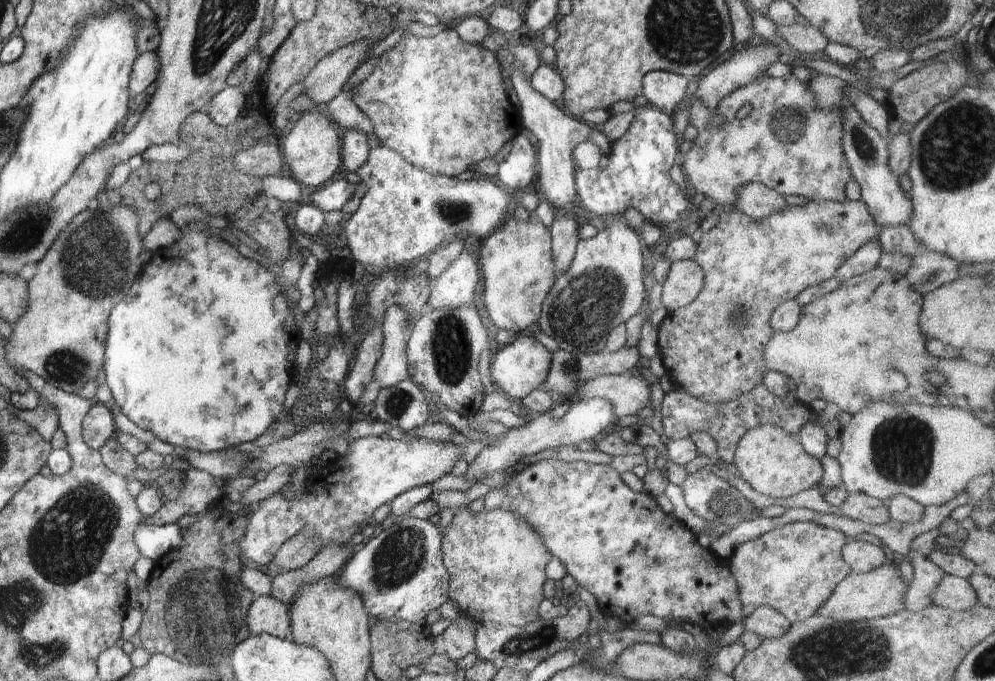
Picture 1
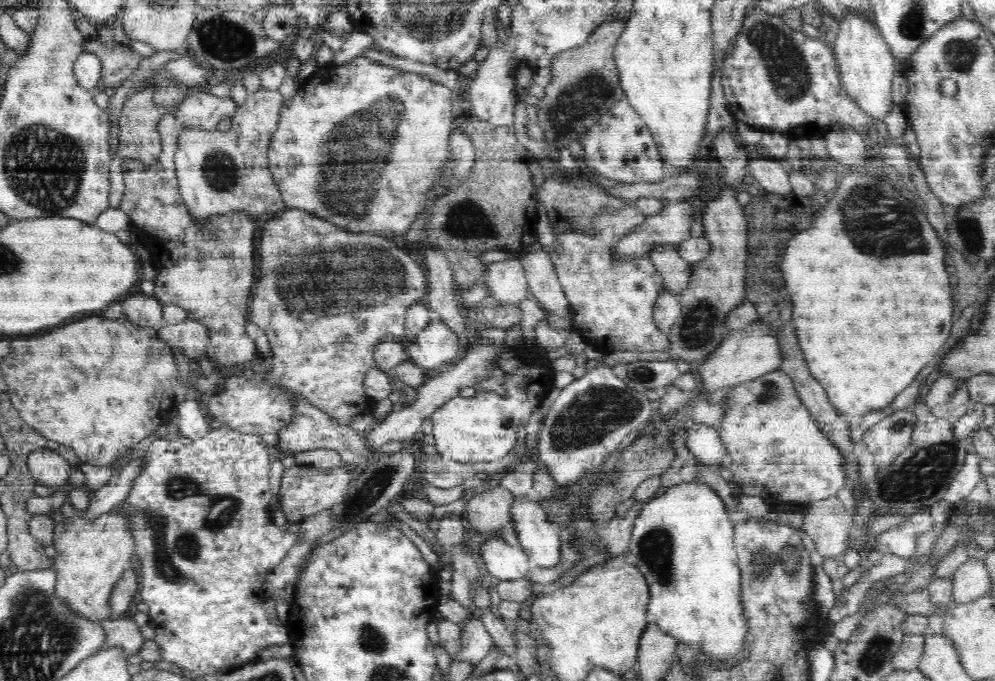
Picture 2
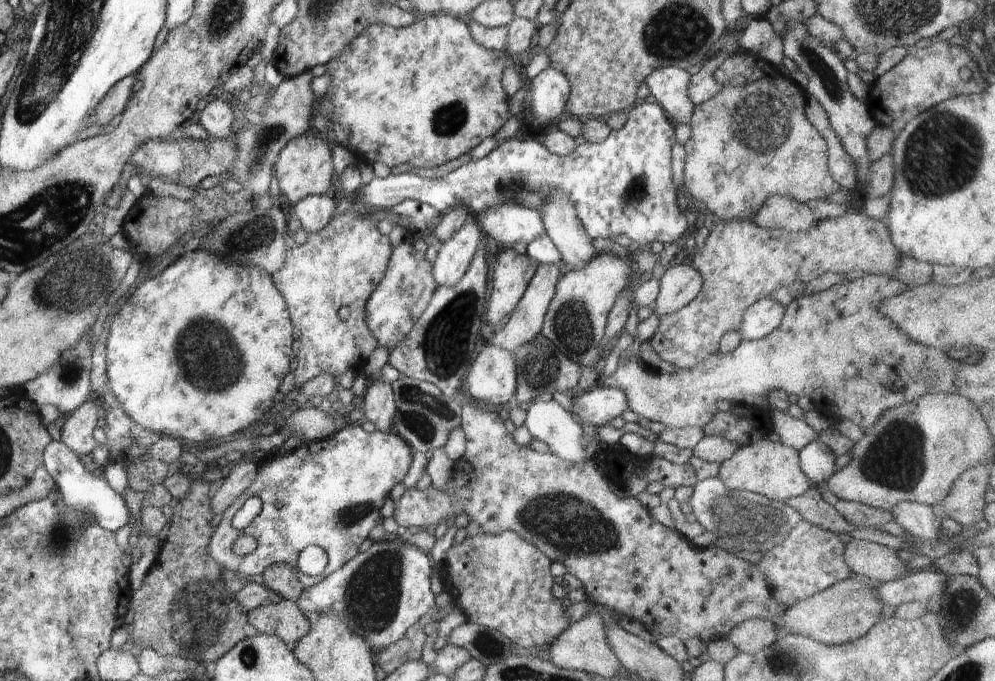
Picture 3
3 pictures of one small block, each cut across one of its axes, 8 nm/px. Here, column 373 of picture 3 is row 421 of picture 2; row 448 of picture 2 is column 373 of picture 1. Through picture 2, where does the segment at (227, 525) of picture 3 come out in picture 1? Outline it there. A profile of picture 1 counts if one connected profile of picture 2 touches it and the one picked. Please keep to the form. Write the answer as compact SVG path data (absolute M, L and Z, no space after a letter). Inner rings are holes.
M368 436L365 438L353 439L349 444L350 454L347 459L338 456L331 463L328 463L325 467L319 471L317 475L314 472L310 472L309 468L309 476L306 480L301 484L300 487L300 495L296 500L286 500L282 497L282 492L286 490L286 487L283 487L278 493L274 493L271 497L268 497L266 500L262 501L261 506L257 512L254 512L249 516L249 522L247 524L247 529L243 534L239 542L239 547L241 548L241 556L245 563L249 563L250 565L257 566L263 565L267 562L273 560L274 555L277 553L277 550L287 541L290 540L296 534L304 532L304 531L314 531L315 537L319 538L321 542L322 548L324 548L328 543L337 542L341 545L350 544L350 540L352 535L356 534L357 526L360 522L364 522L367 518L372 516L374 510L379 506L382 506L385 502L391 503L397 496L400 496L403 492L406 492L408 489L414 487L423 487L424 485L432 485L433 482L436 482L438 478L442 478L445 474L450 472L457 472L463 468L463 459L462 459L462 449L455 445L452 442L448 441L433 441L432 439L411 439L411 440L395 440L395 439L384 439L382 437L374 437Z

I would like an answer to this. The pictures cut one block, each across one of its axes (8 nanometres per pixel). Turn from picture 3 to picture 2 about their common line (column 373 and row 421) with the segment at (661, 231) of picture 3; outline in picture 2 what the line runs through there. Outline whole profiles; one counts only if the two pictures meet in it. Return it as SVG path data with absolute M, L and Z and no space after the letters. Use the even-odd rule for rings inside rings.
M197 398L184 399L176 404L179 434L190 440L200 440L210 432L210 426L205 418L206 413L200 408Z

